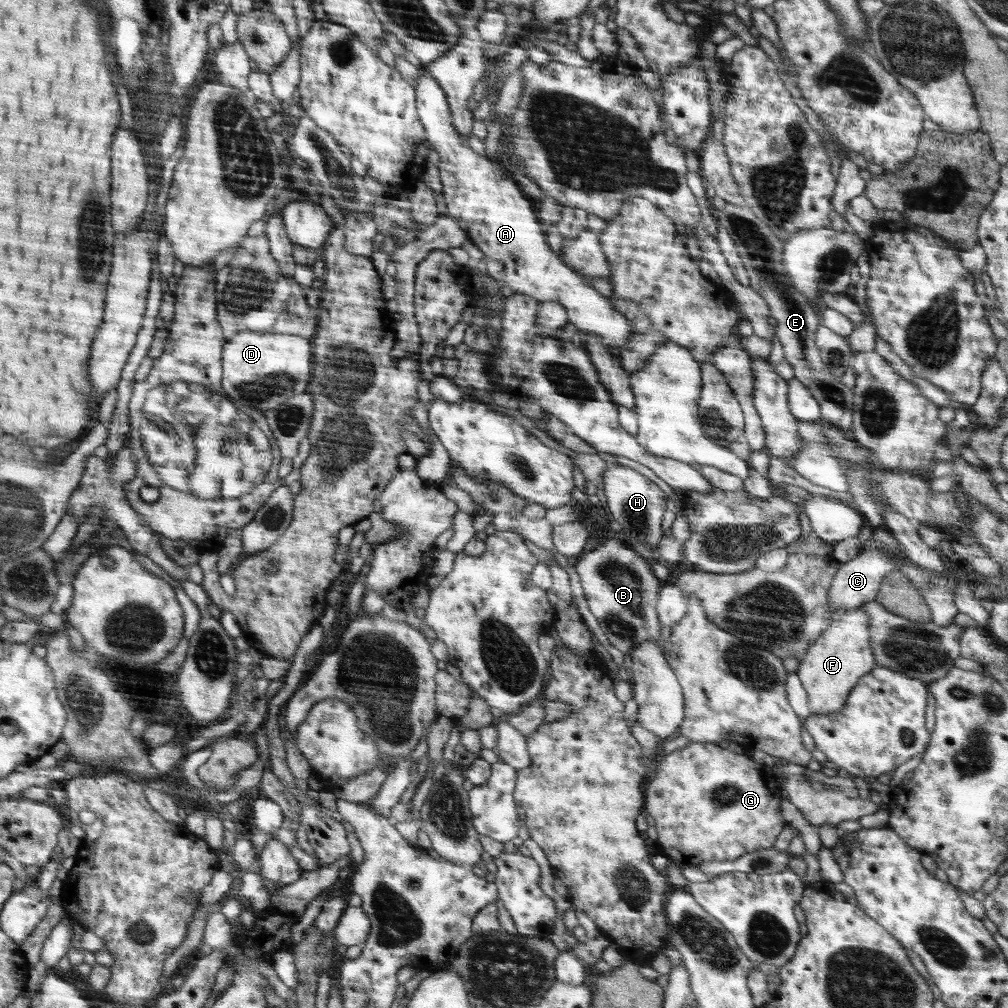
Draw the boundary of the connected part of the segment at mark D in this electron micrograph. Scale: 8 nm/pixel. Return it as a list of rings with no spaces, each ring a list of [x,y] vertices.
[[[244,332],[236,334],[236,338],[230,338],[228,350],[224,350],[224,392],[232,400],[242,400],[250,408],[256,411],[268,412],[280,407],[296,395],[302,394],[310,382],[310,370],[312,370],[312,356],[314,350],[306,338],[290,336],[290,334],[270,334],[260,332]]]

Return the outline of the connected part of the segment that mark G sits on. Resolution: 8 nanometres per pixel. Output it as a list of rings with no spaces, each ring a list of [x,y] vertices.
[[[692,743],[679,750],[664,756],[659,762],[656,770],[656,776],[652,777],[652,781],[648,784],[647,790],[647,812],[653,817],[658,831],[658,839],[655,846],[659,852],[665,854],[670,862],[678,866],[696,866],[702,862],[735,860],[736,858],[744,857],[744,855],[752,853],[757,849],[771,848],[774,846],[778,836],[785,826],[784,817],[781,812],[781,798],[778,793],[778,783],[773,773],[773,766],[766,759],[759,759],[756,762],[750,760],[750,756],[740,756],[728,749],[723,749],[717,743]]]

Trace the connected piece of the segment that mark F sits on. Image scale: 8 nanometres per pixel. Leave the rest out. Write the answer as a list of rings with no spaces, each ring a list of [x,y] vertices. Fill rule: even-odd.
[[[860,607],[840,615],[809,647],[800,660],[797,675],[808,695],[811,714],[838,712],[847,701],[850,691],[877,664],[868,632],[868,616]]]

